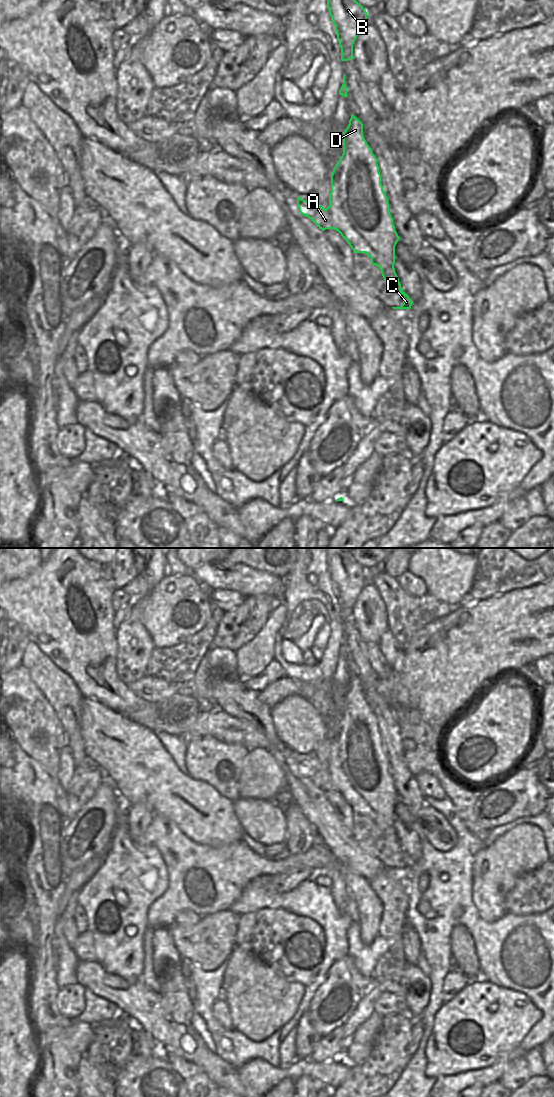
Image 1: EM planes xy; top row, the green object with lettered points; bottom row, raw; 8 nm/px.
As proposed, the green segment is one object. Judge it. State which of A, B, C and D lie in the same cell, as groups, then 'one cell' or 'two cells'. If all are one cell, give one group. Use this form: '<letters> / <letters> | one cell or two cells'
A / B C D | two cells

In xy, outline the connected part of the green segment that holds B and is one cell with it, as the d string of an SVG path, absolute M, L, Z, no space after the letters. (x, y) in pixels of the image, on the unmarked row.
M326 548L327 552L327 568L331 576L331 580L335 586L337 600L341 608L341 620L348 621L353 619L353 604L367 583L367 572L353 556L351 548Z

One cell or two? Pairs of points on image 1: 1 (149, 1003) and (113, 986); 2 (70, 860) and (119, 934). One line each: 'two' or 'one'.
1: one
2: two

